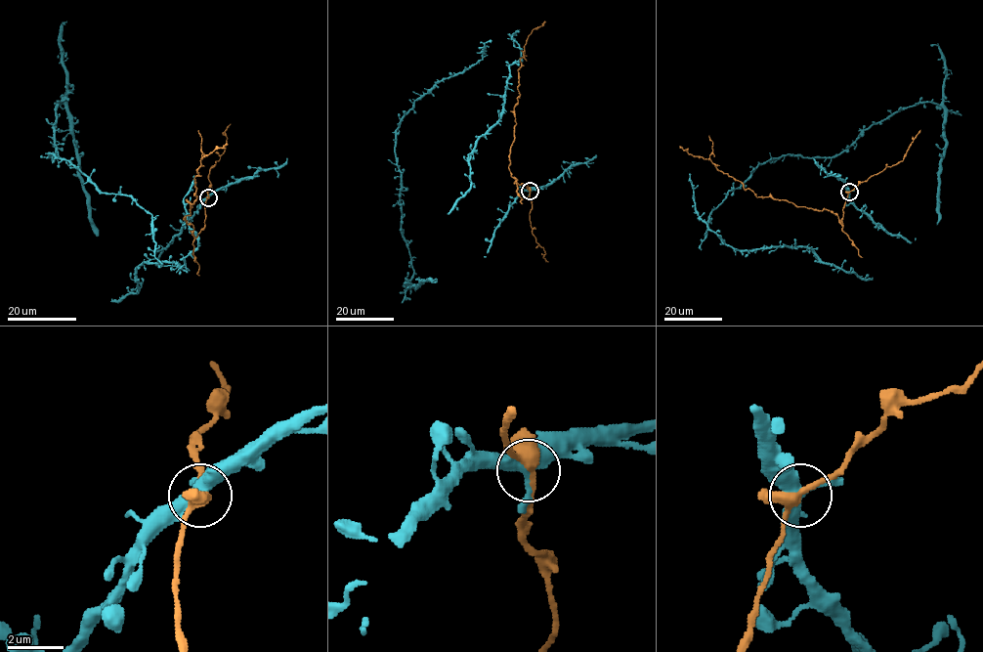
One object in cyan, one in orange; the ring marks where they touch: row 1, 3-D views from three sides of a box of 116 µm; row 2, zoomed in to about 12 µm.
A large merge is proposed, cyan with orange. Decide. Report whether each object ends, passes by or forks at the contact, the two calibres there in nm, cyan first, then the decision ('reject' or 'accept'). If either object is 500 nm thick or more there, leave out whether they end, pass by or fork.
cyan forks there; orange forks there; 380 nm thick on the cyan side, 320 nm on the other; accept

